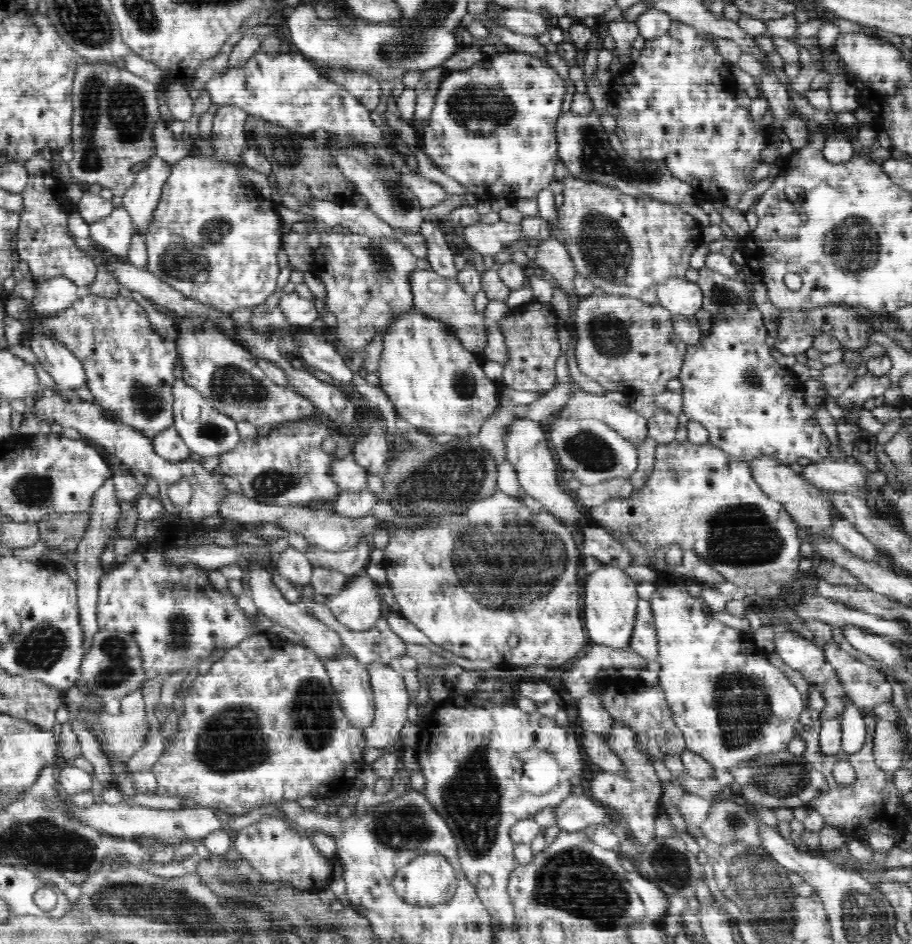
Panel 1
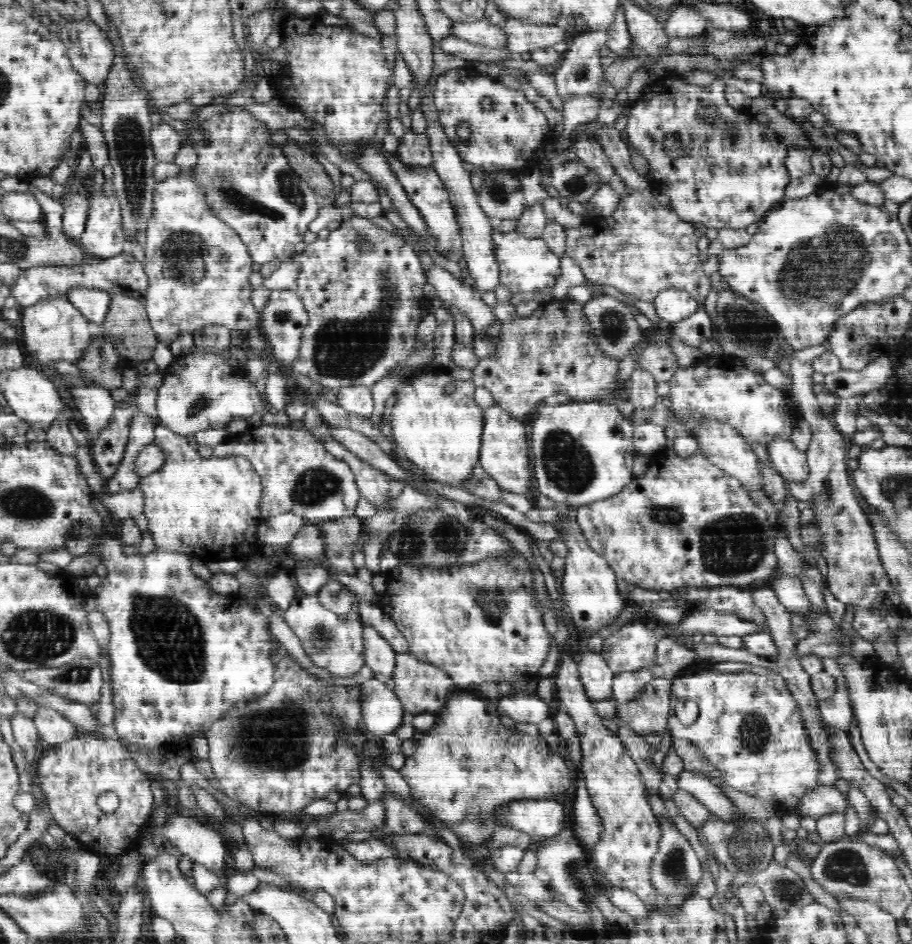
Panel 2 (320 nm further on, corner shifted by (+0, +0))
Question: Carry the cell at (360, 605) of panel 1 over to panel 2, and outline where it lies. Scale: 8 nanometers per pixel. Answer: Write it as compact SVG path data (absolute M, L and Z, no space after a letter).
M299 595L288 608L281 612L288 626L300 639L302 650L312 660L312 664L327 670L333 677L352 677L365 665L363 640L365 625L361 620L359 606L355 602L351 612L338 614L321 604L316 595Z

